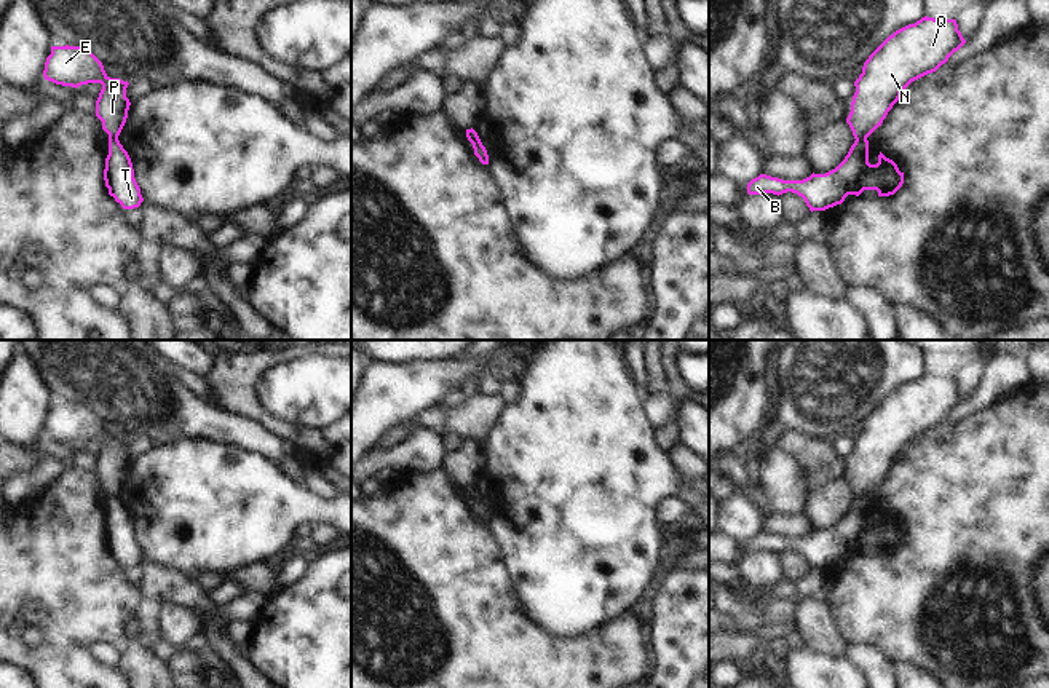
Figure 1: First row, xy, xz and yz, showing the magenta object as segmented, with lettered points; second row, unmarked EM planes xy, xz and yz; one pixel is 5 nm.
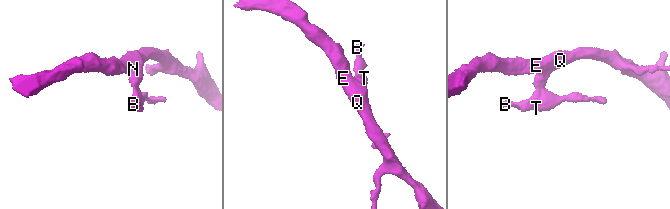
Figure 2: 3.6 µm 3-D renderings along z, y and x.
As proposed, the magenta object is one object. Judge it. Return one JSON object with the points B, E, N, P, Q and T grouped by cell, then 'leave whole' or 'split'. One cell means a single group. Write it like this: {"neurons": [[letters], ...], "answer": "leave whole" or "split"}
{"neurons": [["B", "T"], ["E", "N", "P", "Q"]], "answer": "split"}

